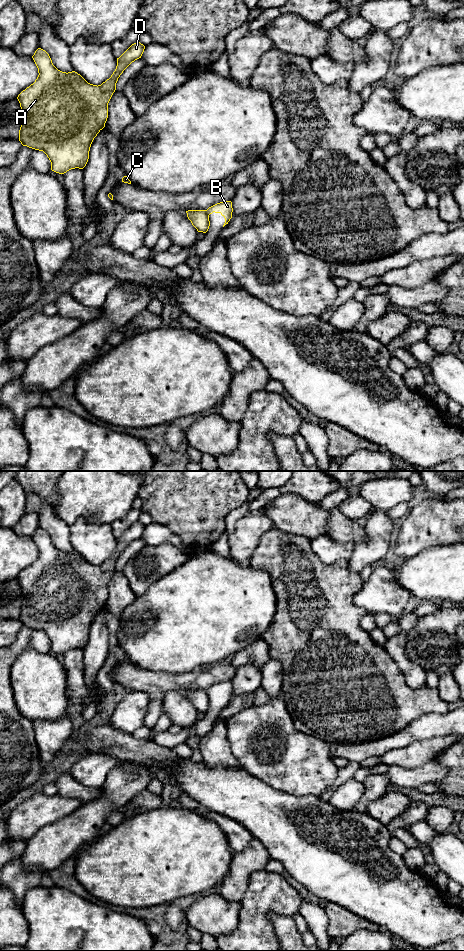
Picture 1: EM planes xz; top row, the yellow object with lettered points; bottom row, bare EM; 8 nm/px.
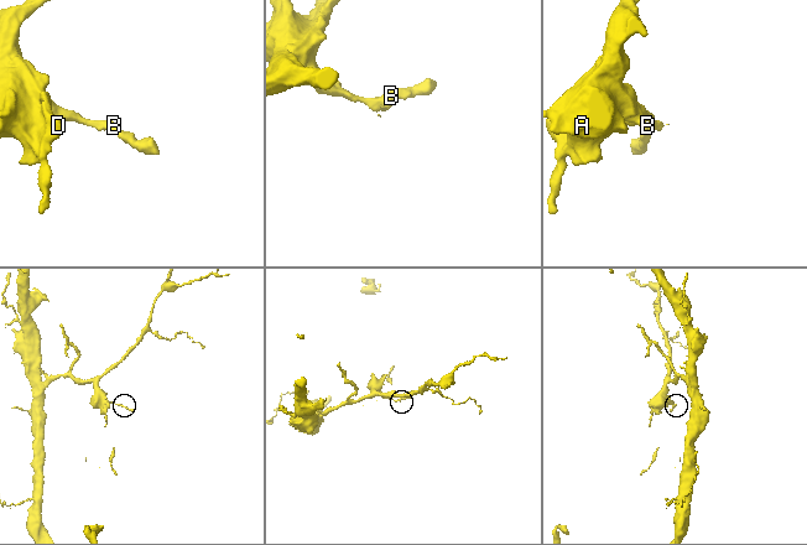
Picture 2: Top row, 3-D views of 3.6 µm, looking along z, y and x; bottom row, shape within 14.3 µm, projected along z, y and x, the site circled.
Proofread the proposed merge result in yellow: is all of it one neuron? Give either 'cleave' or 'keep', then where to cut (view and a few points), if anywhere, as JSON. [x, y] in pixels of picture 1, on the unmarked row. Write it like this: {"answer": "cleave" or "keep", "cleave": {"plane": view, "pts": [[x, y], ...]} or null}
{"answer": "cleave", "cleave": {"plane": "xz", "pts": [[206, 690], [208, 696]]}}

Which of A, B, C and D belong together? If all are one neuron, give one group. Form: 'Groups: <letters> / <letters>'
Groups: A C D / B

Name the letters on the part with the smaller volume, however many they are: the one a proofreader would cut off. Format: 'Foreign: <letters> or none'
Foreign: B

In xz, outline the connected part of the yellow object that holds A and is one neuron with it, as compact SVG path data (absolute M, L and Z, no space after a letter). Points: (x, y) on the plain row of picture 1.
M139 521L132 524L117 538L117 546L111 557L97 566L88 563L75 551L66 553L58 550L53 545L49 534L45 530L38 528L32 538L38 548L39 555L35 562L17 577L22 592L22 603L19 610L21 624L43 631L51 642L51 650L56 653L64 654L71 649L83 649L88 642L89 631L94 618L105 607L108 598L108 583L116 570L118 558L132 542L141 538L144 529L145 526Z

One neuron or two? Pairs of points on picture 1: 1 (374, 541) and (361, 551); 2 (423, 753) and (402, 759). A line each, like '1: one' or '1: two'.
1: one
2: one

